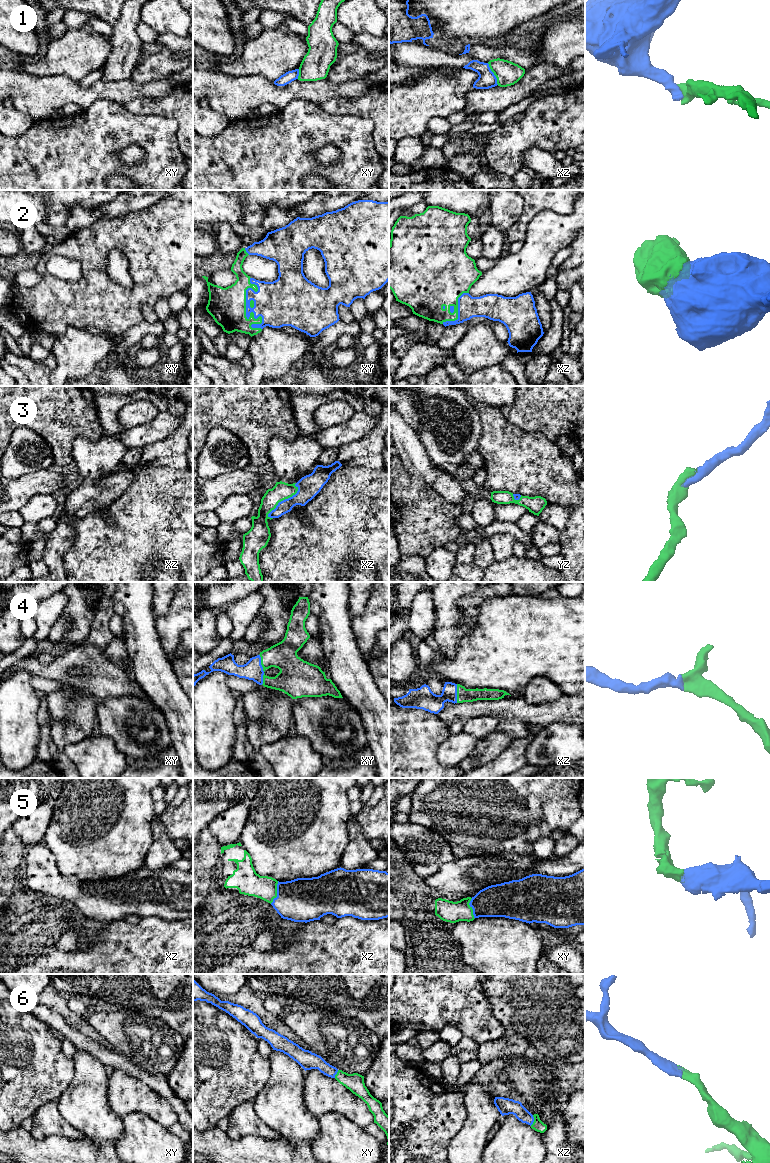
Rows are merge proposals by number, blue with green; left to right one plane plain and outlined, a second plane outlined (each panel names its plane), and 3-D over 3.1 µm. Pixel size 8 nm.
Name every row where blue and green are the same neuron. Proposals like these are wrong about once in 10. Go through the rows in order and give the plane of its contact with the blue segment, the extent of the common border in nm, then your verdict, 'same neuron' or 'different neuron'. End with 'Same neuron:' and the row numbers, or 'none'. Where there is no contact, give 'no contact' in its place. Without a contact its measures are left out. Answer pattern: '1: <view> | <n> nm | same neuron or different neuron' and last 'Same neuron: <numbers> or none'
1: xz | 200 nm | different neuron
2: xy | 440 nm | same neuron
3: xz | 360 nm | same neuron
4: xz | 150 nm | same neuron
5: xz | 200 nm | same neuron
6: xz | 90 nm | same neuron
Same neuron: 2, 3, 4, 5, 6

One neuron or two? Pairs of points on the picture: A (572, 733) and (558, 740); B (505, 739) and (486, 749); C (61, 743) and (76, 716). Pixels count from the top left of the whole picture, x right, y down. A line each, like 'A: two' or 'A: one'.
A: one
B: one
C: one

